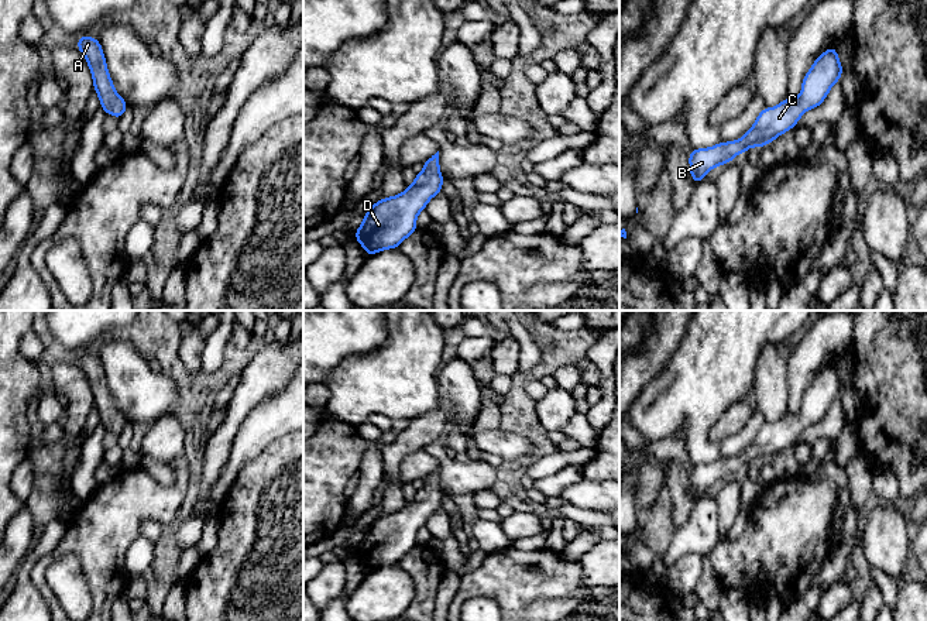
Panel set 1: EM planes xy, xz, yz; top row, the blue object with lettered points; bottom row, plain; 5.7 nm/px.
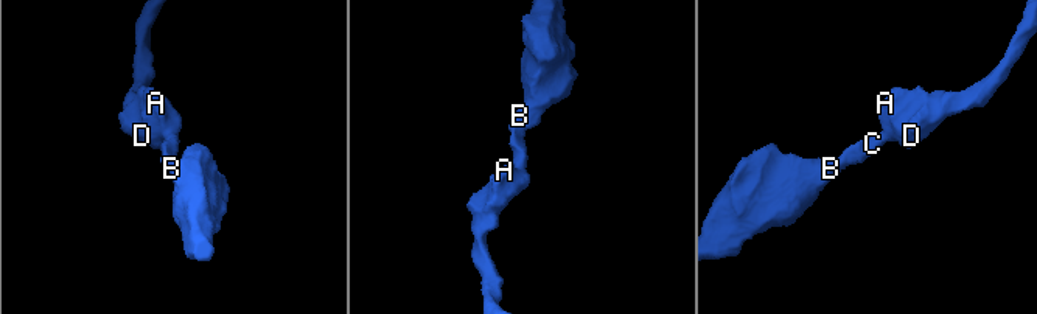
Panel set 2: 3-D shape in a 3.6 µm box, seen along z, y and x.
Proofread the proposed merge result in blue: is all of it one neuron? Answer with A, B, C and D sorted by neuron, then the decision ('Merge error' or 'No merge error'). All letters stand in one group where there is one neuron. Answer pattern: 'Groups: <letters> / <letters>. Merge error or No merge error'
Groups: A B C D. No merge error

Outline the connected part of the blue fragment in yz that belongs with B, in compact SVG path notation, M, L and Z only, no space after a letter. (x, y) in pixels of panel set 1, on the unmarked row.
M835 361L824 367L804 391L797 415L787 414L776 423L765 423L748 449L729 459L720 457L714 463L696 464L689 470L690 490L697 501L703 493L718 481L732 477L751 463L761 464L793 445L806 426L818 423L842 391Z

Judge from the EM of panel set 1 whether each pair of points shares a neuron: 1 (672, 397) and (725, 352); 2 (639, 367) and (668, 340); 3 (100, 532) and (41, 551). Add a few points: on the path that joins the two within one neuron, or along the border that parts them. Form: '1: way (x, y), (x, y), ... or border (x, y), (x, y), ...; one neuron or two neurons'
1: way (685, 393), (713, 364); one neuron
2: way (646, 362), (661, 347); one neuron
3: border (67, 522), (67, 529), (59, 544), (34, 568); two neurons

